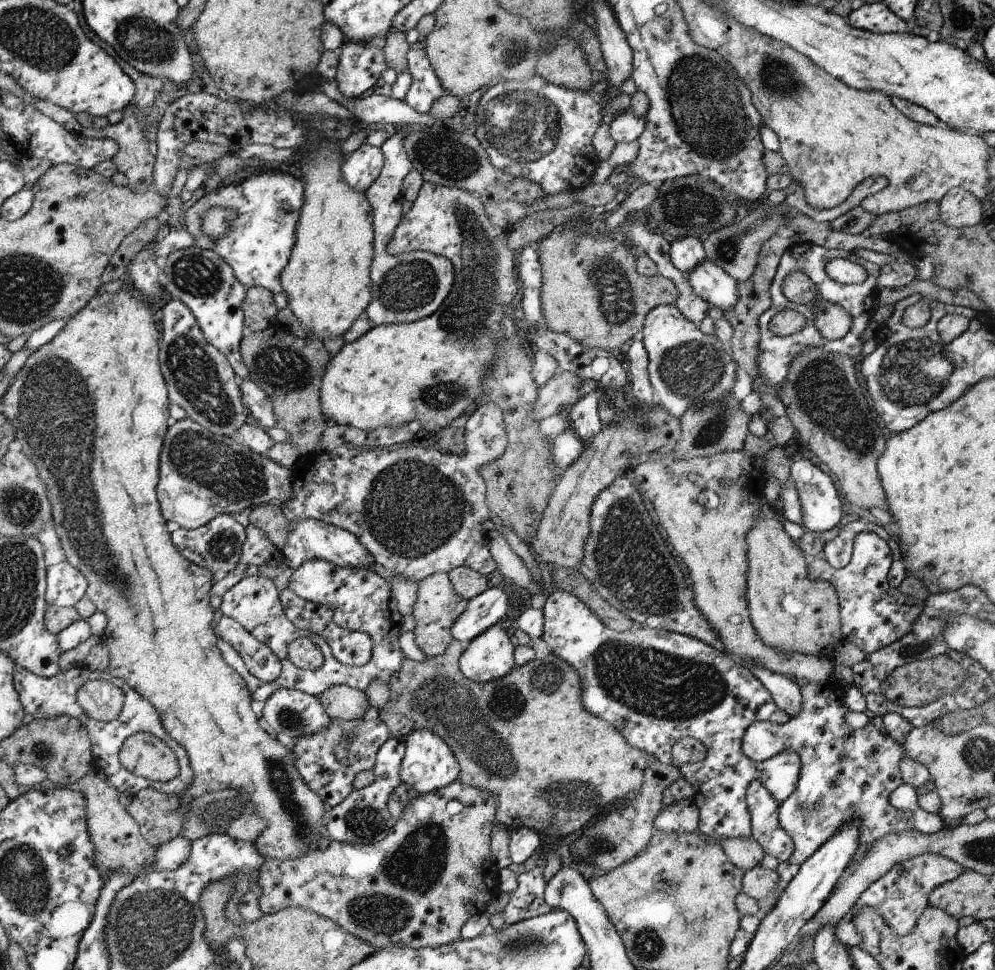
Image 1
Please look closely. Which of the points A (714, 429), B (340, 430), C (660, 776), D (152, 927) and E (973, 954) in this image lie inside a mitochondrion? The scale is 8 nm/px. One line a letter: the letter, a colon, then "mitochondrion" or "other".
A: mitochondrion
B: other
C: other
D: mitochondrion
E: other

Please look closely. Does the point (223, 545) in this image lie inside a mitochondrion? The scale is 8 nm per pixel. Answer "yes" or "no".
yes

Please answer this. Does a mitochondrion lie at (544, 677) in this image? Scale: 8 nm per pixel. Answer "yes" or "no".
yes

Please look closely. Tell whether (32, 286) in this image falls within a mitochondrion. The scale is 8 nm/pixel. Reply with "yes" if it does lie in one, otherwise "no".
yes

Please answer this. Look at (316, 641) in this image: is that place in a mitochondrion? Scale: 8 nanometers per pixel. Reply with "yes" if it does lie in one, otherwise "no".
no

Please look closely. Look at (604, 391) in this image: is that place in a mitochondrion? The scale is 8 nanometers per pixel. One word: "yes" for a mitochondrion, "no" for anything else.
no

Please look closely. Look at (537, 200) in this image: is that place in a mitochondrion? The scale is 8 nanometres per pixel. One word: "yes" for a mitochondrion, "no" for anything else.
no

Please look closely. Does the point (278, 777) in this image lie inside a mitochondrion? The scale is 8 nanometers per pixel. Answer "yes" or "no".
yes

